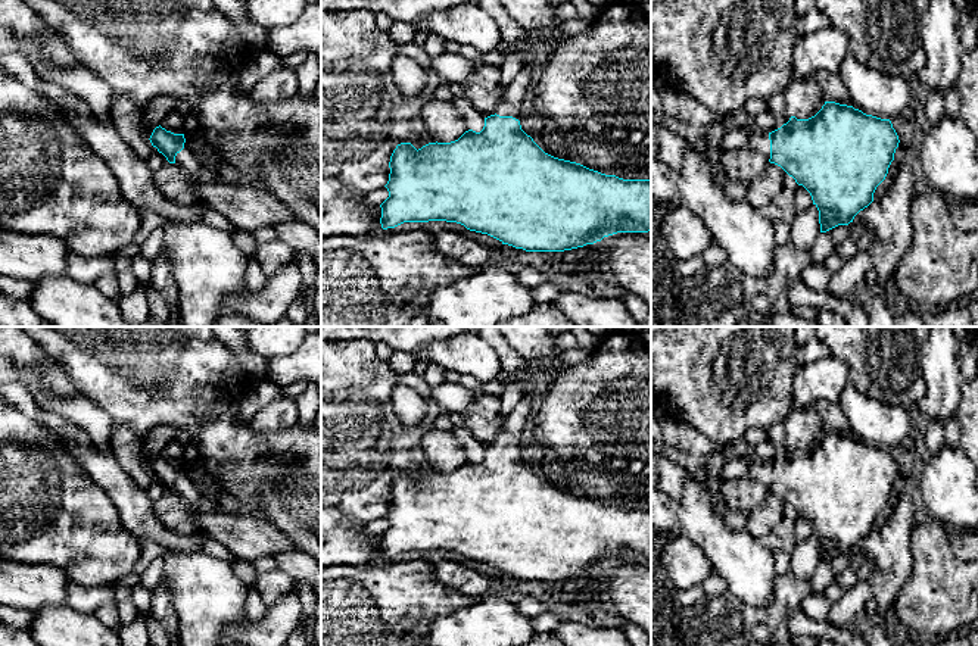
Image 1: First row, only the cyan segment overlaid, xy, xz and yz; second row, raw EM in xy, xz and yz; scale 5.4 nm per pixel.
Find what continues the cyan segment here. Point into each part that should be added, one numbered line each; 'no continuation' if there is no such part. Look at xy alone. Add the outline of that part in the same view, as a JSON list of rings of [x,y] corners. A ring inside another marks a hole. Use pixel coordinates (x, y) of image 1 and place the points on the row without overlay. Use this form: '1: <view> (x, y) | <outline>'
1: xy (186, 487) | [[[187,471],[184,472],[184,478],[180,483],[177,483],[175,493],[181,494],[184,499],[190,502],[196,502],[203,496],[202,490],[189,477]]]

